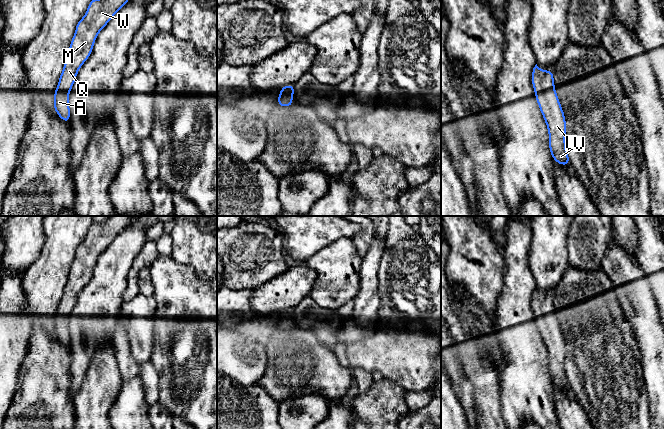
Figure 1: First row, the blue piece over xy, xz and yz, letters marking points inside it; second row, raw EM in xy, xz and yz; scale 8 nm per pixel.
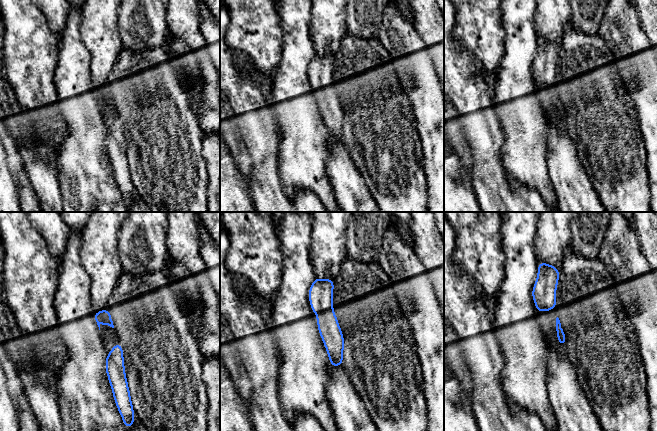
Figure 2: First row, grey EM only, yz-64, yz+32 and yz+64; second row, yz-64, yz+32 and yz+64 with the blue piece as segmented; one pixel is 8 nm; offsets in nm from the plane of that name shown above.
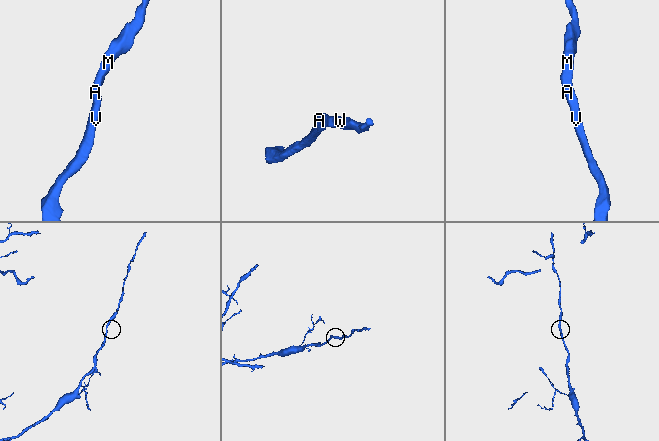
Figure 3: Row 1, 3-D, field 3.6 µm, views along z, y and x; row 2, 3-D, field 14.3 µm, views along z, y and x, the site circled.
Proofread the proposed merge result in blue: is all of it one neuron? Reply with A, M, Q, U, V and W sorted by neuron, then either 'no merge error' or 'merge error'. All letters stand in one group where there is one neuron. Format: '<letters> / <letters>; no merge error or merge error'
A M Q U V W; no merge error

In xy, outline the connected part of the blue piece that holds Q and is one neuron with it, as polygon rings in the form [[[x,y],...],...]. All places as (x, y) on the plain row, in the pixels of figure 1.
[[[109,216],[104,223],[92,222],[85,240],[77,247],[67,284],[54,315],[54,334],[66,347],[70,346],[69,315],[77,296],[90,280],[97,259],[129,225],[131,216]]]

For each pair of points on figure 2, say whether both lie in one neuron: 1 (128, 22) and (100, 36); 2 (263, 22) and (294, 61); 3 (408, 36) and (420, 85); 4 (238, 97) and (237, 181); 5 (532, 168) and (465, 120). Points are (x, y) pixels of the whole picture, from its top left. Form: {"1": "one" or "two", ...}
{"1": "two", "2": "two", "3": "one", "4": "two", "5": "two"}

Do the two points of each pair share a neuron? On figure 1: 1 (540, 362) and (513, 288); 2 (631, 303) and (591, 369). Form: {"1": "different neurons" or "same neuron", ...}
{"1": "same neuron", "2": "different neurons"}

